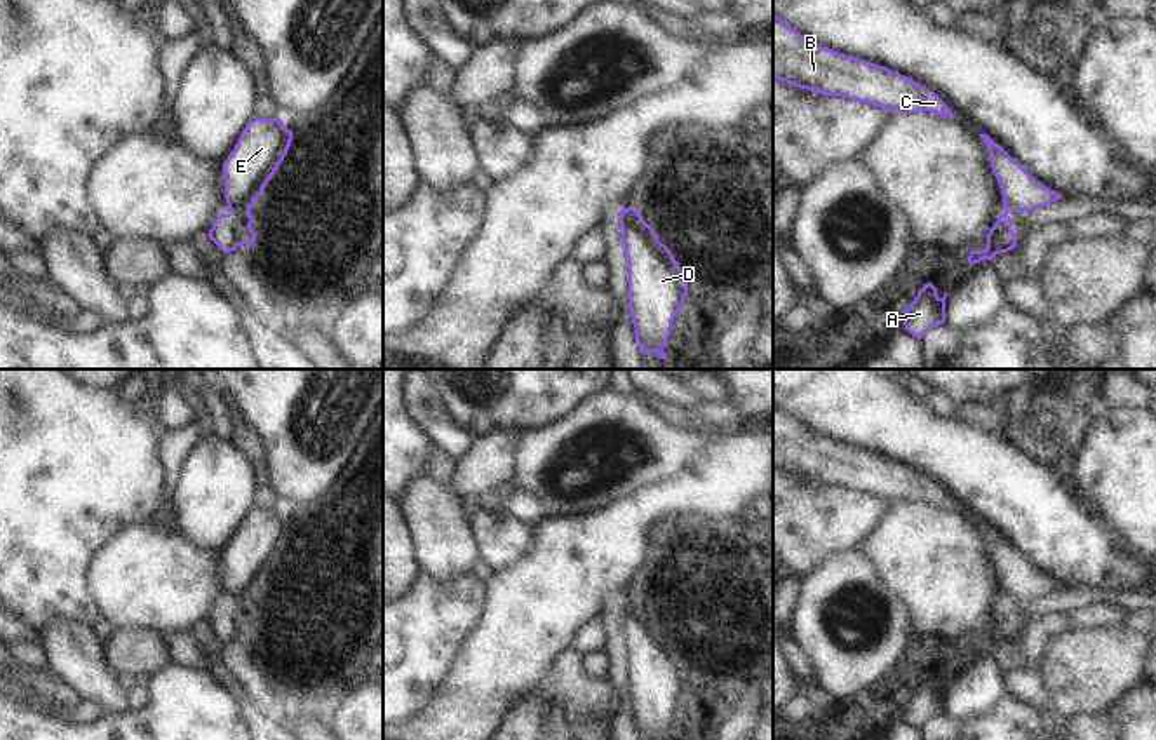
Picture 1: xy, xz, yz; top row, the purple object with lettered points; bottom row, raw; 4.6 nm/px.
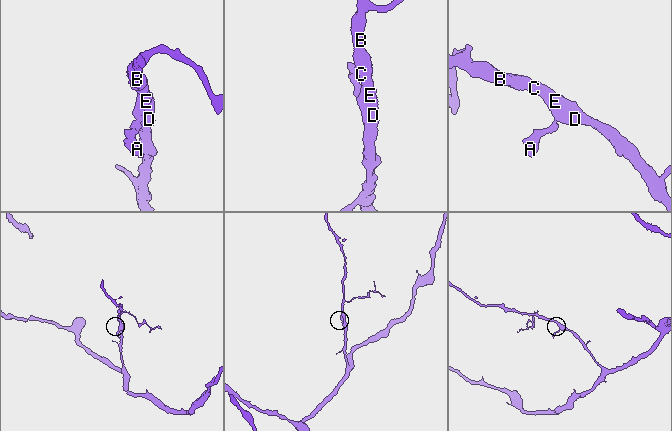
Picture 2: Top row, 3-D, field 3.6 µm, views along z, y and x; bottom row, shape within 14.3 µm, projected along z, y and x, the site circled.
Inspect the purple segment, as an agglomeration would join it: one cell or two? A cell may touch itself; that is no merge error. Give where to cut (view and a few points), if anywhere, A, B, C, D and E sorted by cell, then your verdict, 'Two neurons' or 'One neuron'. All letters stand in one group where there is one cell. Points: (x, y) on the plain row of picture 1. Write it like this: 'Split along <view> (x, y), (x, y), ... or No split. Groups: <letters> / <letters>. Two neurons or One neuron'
Split along xy (228, 601), (235, 605), (248, 603). Groups: A / B C D E. Two neurons

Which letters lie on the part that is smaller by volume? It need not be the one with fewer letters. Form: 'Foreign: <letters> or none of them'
Foreign: A

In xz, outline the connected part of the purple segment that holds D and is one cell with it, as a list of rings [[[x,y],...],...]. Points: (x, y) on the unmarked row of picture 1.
[[[628,597],[618,602],[628,658],[628,700],[639,740],[663,740],[688,684],[679,653],[655,620]]]

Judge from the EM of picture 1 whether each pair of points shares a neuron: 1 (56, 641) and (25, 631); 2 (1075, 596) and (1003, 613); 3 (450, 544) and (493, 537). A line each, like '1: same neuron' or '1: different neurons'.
1: different neurons
2: same neuron
3: different neurons

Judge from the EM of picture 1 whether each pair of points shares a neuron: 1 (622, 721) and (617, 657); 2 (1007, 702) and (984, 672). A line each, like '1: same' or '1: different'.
1: same
2: different

